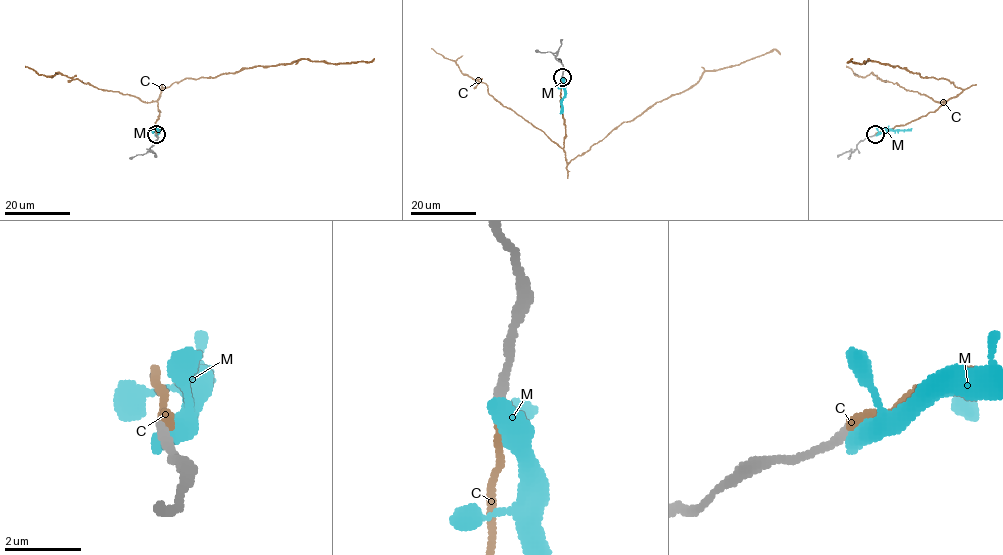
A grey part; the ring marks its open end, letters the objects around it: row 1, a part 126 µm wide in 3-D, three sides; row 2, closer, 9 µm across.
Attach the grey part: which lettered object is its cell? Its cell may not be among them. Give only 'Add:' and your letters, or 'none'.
Add: C

